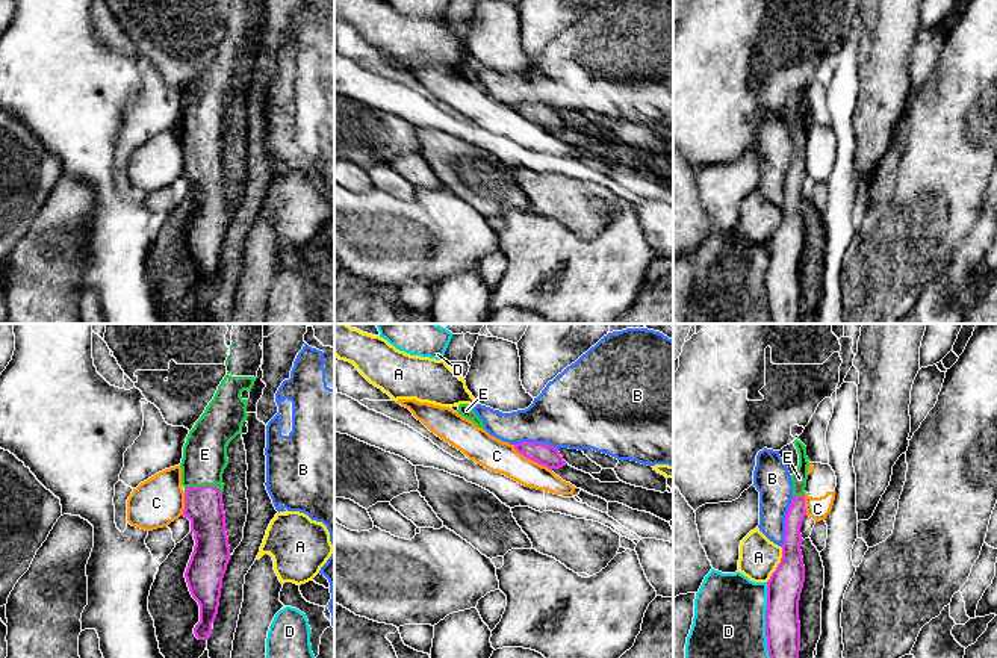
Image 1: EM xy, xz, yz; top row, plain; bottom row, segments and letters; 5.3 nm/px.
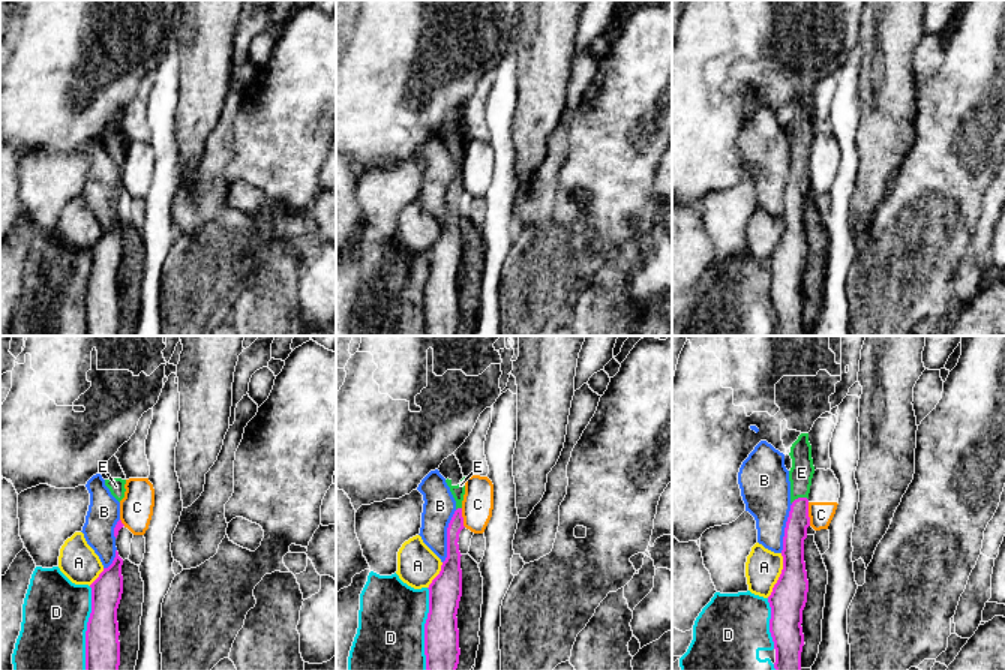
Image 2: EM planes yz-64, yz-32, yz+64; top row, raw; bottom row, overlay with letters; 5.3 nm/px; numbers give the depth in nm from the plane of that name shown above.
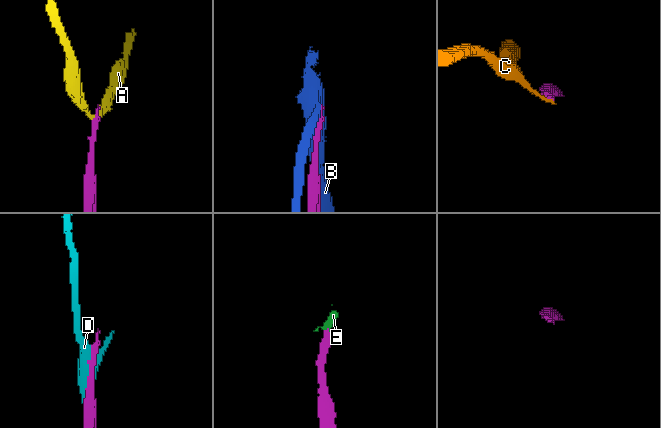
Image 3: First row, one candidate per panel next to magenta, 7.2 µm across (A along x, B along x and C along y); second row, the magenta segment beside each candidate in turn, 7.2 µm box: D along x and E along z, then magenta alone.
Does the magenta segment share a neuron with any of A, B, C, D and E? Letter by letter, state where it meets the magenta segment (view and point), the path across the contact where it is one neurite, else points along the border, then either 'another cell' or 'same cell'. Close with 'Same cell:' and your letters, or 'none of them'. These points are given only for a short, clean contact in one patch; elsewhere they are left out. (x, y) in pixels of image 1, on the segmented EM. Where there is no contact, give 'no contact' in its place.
A: yz (778, 564) | along yz (782, 548), (782, 557), (766, 581) | another cell
B: yz (785, 522) | another cell
C: xz (531, 459) | along xz (513, 445), (519, 453), (551, 471) | another cell
D: yz (766, 620) | another cell
E: xy (204, 486) | across xy (203, 505), (204, 486), (204, 454) | same cell
Same cell: E

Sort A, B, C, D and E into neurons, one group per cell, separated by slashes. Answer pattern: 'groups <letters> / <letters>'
groups A / B / C / D / E

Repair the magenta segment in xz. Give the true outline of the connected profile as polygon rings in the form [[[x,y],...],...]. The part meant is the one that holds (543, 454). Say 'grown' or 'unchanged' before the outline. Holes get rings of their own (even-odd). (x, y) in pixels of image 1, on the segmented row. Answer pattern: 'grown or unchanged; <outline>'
unchanged; [[[520,442],[514,445],[514,449],[523,457],[546,466],[551,470],[567,464],[558,449],[546,443]]]

